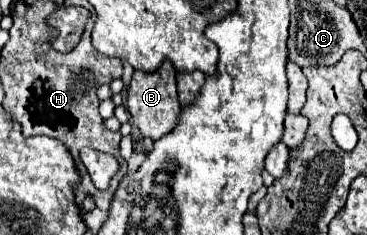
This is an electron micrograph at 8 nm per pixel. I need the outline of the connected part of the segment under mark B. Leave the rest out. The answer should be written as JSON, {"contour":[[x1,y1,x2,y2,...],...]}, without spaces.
{"contour":[[164,60,156,72,134,72,132,82,128,86,128,96,126,96,126,106,132,116,132,124,136,124,142,132,142,136,158,140,160,136,168,134,180,114,180,102,178,102,178,92,176,92,176,70,174,66]]}

